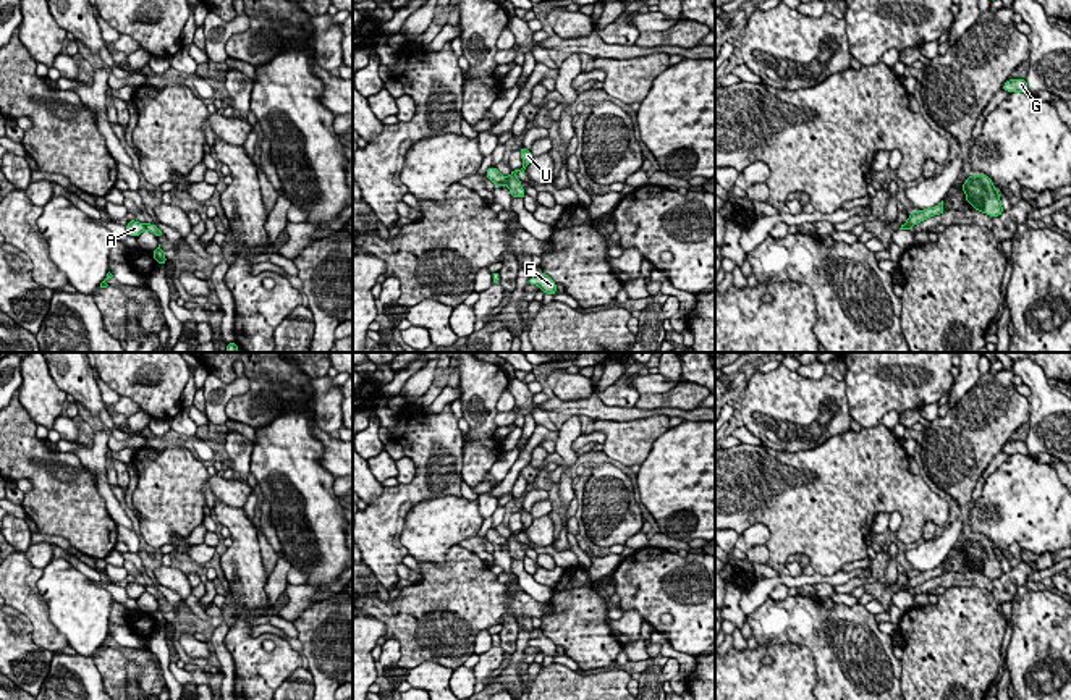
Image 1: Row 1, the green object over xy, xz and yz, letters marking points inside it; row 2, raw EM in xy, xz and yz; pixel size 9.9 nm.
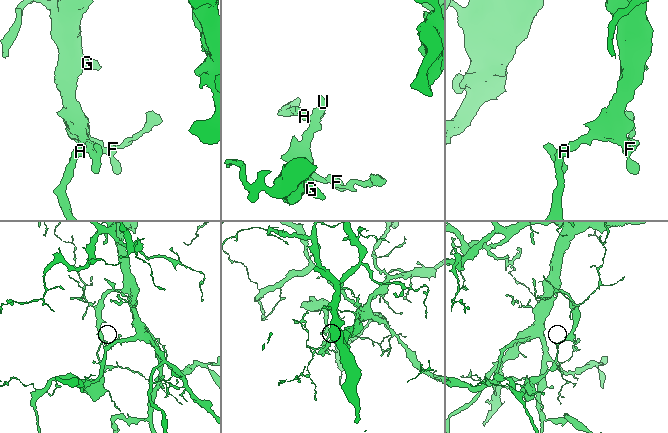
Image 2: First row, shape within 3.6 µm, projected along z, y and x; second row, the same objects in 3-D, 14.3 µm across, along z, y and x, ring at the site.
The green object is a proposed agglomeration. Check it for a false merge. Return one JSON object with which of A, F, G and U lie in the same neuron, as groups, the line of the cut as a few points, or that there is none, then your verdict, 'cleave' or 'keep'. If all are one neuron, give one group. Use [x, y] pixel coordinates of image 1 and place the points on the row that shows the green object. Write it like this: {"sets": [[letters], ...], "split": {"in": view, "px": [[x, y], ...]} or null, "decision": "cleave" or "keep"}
{"sets": [["A"], ["F", "G", "U"]], "split": {"in": "xz", "px": [[508, 178], [505, 183]]}, "decision": "cleave"}

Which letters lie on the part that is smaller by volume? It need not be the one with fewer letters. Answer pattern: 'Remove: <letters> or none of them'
Remove: A

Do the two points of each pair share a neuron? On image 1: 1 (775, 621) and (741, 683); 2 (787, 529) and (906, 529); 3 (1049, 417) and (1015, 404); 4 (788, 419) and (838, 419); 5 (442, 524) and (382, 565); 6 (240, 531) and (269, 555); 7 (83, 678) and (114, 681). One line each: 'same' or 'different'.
1: different
2: same
3: different
4: same
5: different
6: different
7: different

